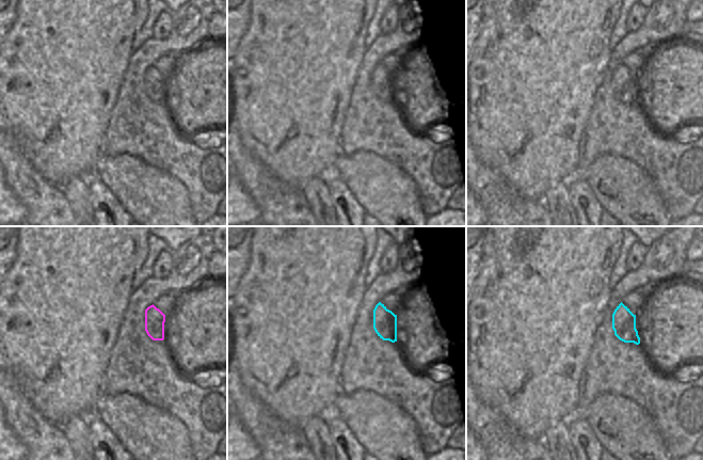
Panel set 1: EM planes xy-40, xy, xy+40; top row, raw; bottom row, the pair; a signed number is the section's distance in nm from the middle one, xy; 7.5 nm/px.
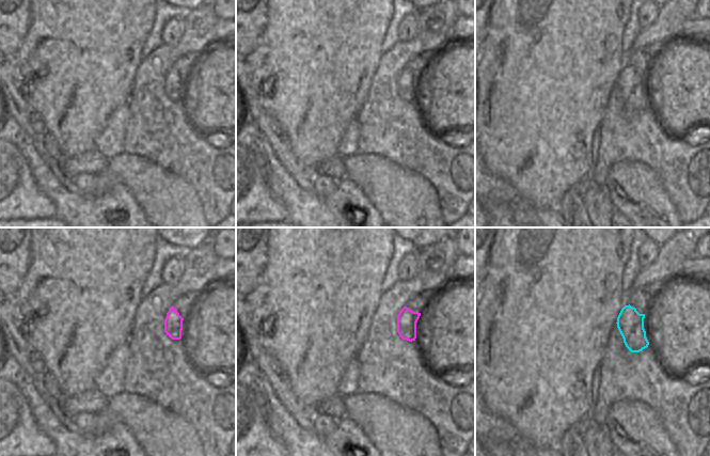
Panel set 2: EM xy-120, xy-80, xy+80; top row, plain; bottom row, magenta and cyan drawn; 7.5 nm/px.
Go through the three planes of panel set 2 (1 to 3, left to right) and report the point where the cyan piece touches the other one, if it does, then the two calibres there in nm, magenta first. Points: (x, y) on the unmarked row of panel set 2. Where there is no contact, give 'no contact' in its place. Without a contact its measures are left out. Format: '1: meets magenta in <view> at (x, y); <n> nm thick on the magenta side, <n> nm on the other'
1: no contact
2: no contact
3: no contact

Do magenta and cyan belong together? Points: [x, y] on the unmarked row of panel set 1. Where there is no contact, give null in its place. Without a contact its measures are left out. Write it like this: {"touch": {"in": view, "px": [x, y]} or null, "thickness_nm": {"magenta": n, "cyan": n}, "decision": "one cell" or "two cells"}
{"touch": null, "decision": "one cell"}

